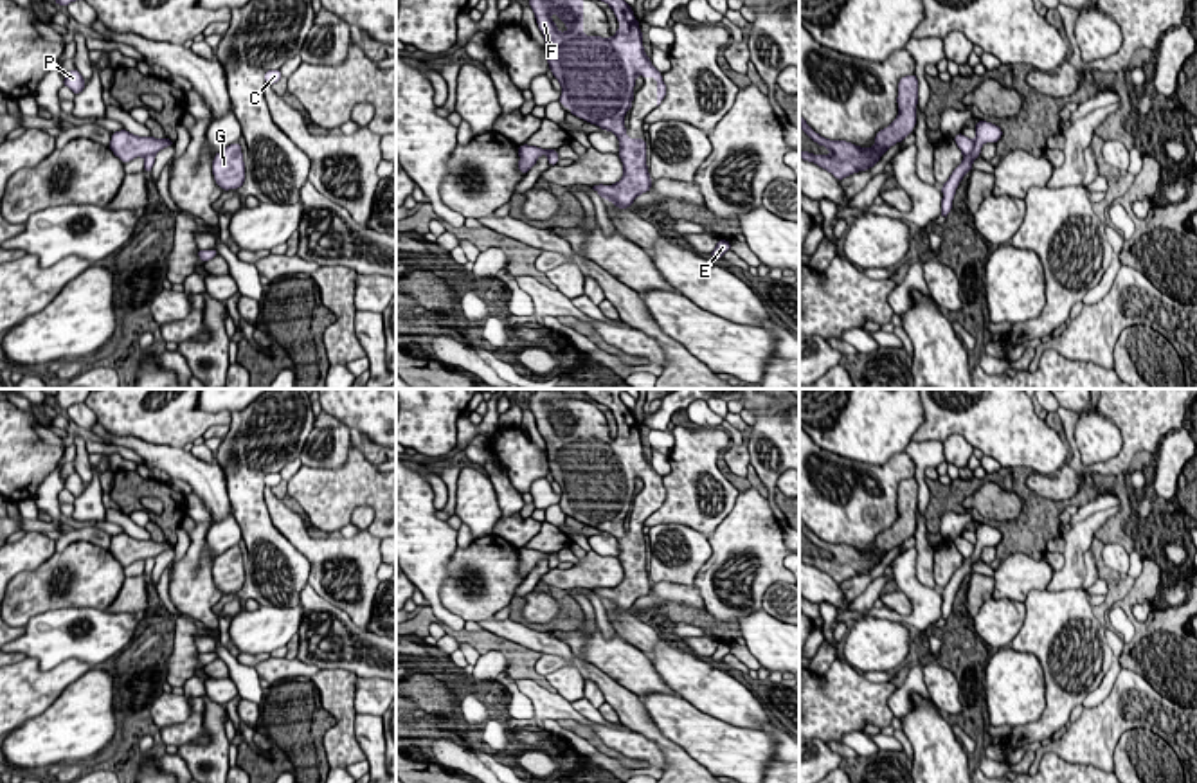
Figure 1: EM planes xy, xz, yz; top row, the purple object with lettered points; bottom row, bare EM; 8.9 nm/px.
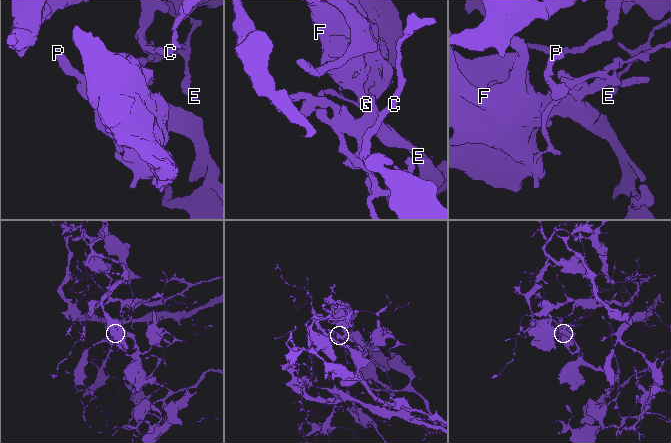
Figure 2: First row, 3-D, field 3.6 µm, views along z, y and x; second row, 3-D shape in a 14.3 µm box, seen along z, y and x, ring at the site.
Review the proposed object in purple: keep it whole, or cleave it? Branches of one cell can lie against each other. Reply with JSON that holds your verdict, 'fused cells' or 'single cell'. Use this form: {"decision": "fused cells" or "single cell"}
{"decision": "fused cells"}

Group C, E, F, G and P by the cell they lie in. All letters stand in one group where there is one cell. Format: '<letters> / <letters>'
C E / F G P

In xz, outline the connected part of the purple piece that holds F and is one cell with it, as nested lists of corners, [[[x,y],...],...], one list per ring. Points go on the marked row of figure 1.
[[[529,0],[529,5],[545,38],[549,68],[562,85],[560,104],[619,139],[623,178],[592,189],[616,207],[628,209],[652,187],[646,140],[628,139],[623,122],[632,108],[635,76],[657,79],[657,106],[666,95],[666,85],[644,54],[644,36],[632,7],[625,0],[601,2],[610,5],[619,23],[612,38],[583,34],[583,0]]]

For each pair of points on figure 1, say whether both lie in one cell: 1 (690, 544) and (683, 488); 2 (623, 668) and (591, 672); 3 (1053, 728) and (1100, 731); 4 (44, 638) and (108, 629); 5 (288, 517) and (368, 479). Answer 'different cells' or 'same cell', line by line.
1: different cells
2: different cells
3: different cells
4: same cell
5: different cells

